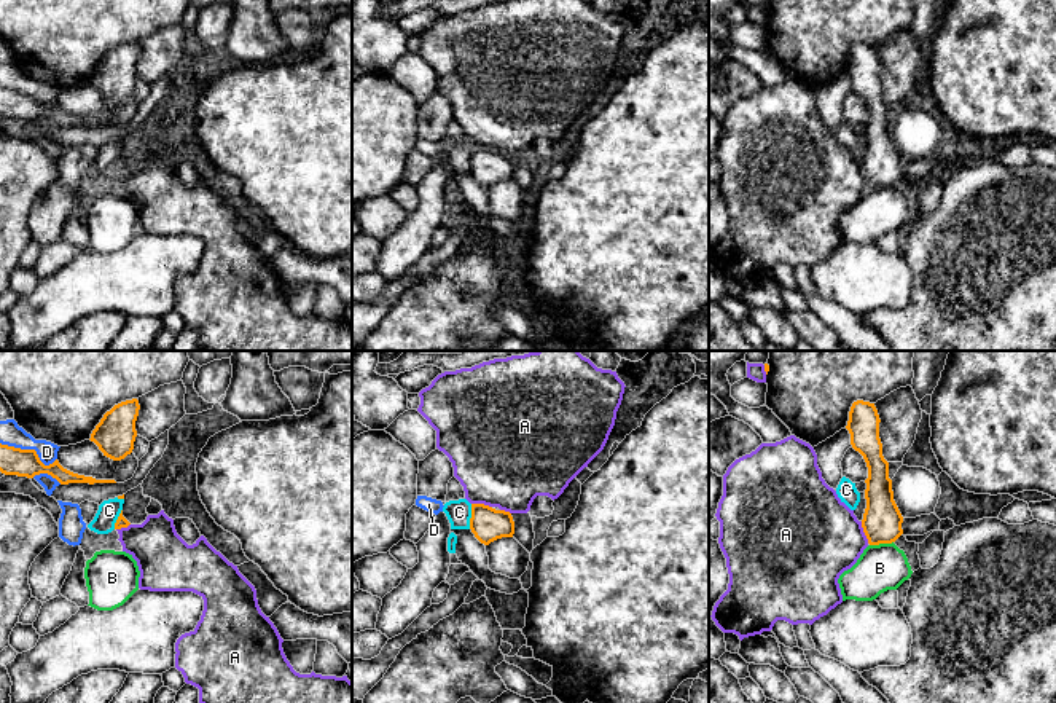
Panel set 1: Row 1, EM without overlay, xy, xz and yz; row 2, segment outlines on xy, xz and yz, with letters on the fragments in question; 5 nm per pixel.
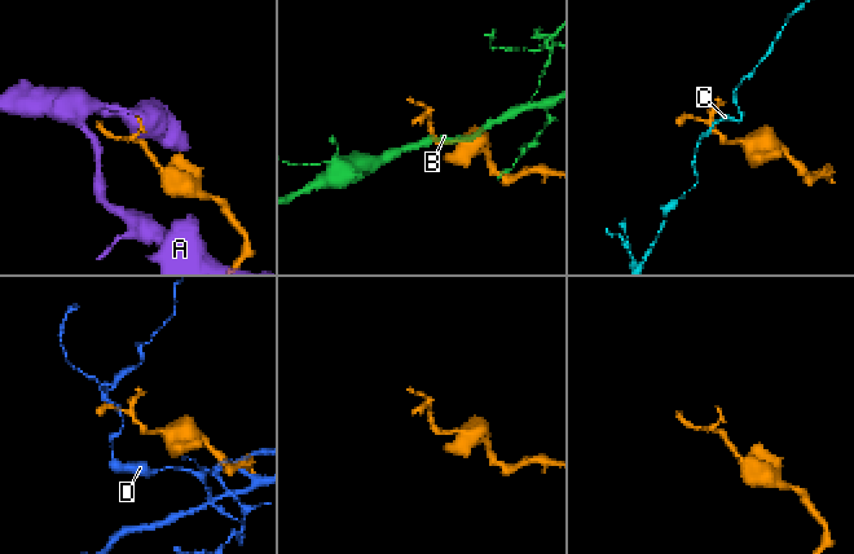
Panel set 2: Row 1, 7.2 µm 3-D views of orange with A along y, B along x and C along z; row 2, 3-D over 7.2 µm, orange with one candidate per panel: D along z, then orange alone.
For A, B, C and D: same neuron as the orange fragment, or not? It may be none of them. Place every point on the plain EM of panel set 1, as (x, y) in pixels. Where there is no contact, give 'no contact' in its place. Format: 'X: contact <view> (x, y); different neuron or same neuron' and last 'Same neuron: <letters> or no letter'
A: contact yz (864, 174); different neuron
B: contact yz (881, 185); different neuron
C: contact xz (472, 160); different neuron
D: contact xy (31, 93); different neuron
Same neuron: no letter

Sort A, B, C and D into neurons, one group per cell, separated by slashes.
A / B / C / D

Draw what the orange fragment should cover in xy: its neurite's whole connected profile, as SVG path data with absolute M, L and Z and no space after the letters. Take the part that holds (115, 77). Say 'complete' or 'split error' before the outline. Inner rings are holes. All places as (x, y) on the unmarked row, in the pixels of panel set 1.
complete | M132 41L115 48L104 57L89 81L104 99L121 104L132 96L137 80L135 64L139 53L139 43Z

